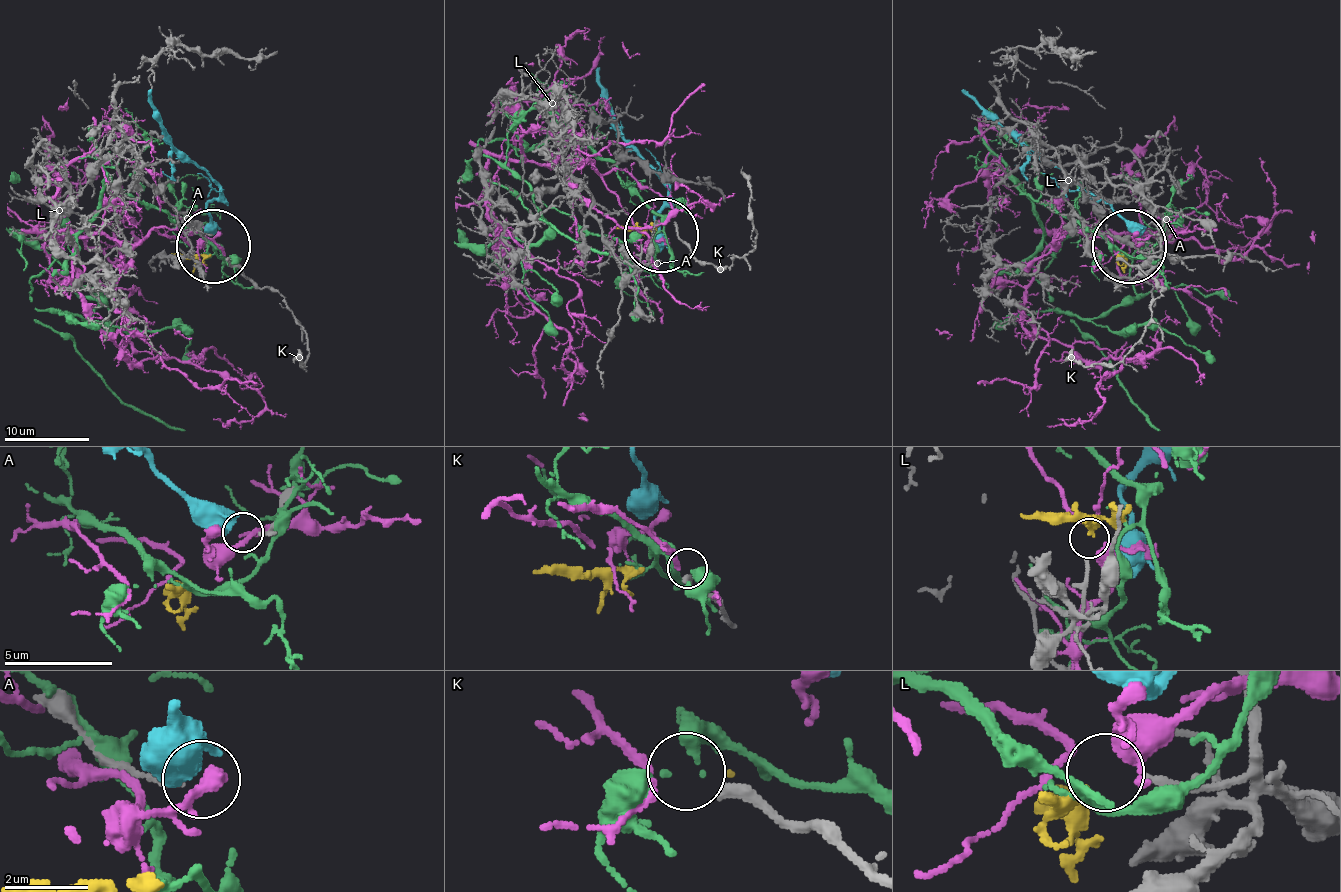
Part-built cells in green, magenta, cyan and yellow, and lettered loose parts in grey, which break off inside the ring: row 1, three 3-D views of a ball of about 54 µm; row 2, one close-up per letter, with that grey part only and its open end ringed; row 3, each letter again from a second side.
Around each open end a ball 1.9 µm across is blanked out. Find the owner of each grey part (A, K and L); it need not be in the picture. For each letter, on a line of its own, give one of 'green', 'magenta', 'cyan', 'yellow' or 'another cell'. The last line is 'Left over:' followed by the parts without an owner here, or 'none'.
A: cyan
K: magenta
L: another cell
Left over: L

